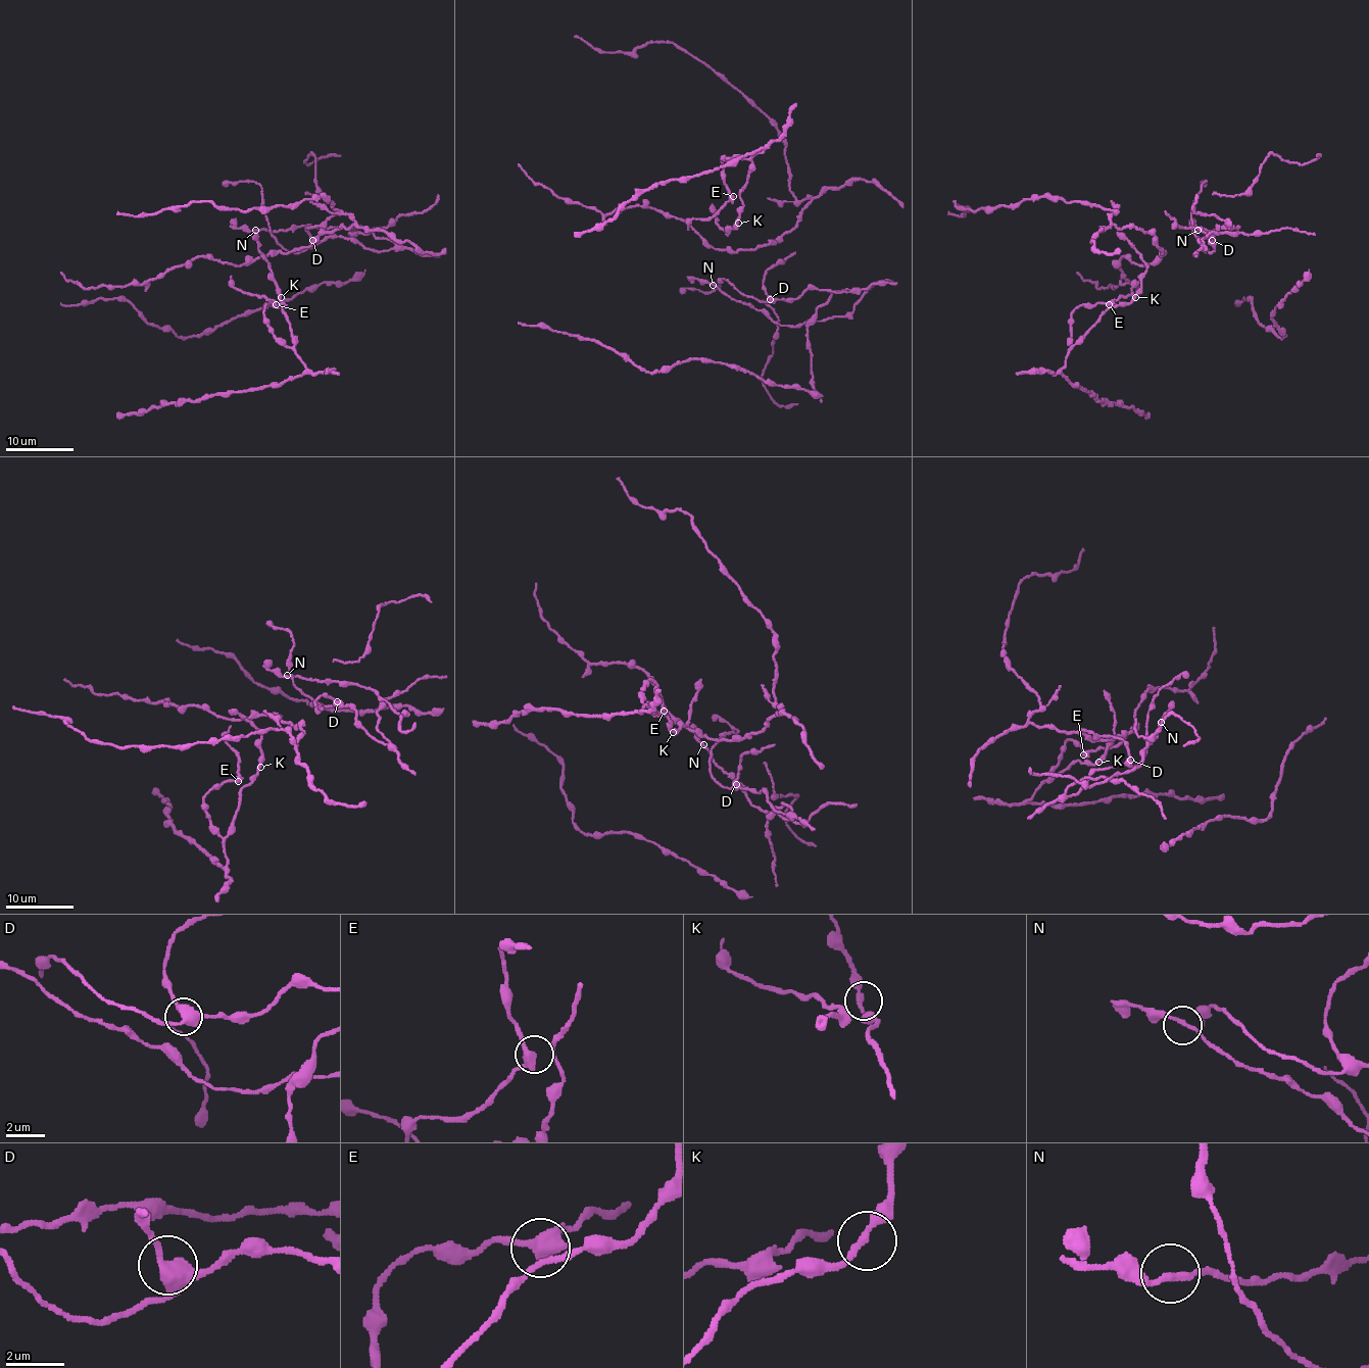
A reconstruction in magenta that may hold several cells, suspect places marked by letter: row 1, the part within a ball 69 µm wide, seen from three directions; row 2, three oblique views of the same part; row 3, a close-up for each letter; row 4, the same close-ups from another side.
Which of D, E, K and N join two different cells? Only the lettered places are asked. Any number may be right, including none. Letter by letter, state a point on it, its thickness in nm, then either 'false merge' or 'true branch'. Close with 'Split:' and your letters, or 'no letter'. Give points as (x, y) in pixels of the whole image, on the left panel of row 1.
D: at (312, 240); 400 nm thick; true branch
E: at (276, 304); 360 nm thick; true branch
K: at (281, 297); 240 nm thick; true branch
N: at (255, 230); 190 nm thick; true branch
Split: no letter

